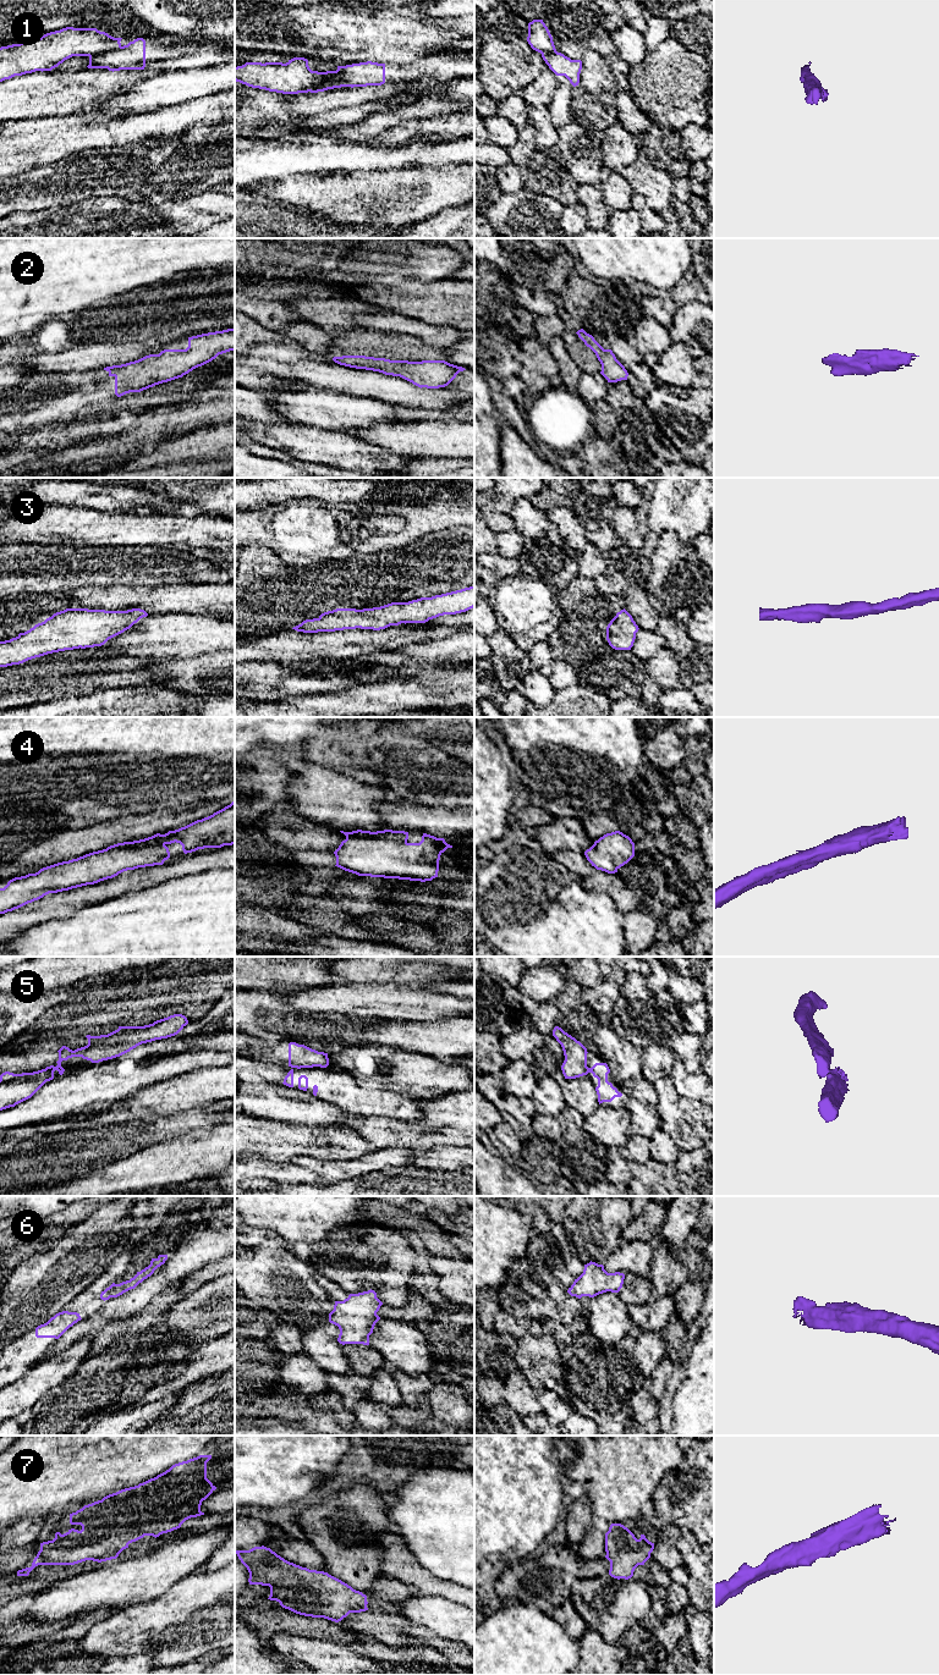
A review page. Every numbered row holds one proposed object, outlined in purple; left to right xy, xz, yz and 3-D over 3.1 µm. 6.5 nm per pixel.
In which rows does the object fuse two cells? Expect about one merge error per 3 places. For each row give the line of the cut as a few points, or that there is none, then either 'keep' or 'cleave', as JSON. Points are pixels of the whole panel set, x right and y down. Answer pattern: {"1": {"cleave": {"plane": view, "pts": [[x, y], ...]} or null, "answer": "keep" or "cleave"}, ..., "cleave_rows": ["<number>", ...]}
{"1": {"cleave": {"plane": "xz", "pts": [[338, 70], [334, 77], [324, 80], [308, 91]]}, "answer": "cleave"}, "2": {"cleave": null, "answer": "keep"}, "3": {"cleave": null, "answer": "keep"}, "4": {"cleave": null, "answer": "keep"}, "5": {"cleave": {"plane": "yz", "pts": [[586, 1065], [585, 1074]]}, "answer": "cleave"}, "6": {"cleave": null, "answer": "keep"}, "7": {"cleave": null, "answer": "keep"}, "cleave_rows": ["1", "5"]}

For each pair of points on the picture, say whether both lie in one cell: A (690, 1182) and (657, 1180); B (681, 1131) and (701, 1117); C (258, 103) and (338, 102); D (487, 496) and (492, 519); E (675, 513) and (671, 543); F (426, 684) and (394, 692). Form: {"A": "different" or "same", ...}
{"A": "same", "B": "same", "C": "same", "D": "same", "E": "different", "F": "same"}

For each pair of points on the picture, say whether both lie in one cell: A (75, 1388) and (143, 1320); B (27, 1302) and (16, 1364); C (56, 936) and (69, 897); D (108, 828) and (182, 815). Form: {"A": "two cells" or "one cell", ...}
{"A": "one cell", "B": "two cells", "C": "two cells", "D": "one cell"}

